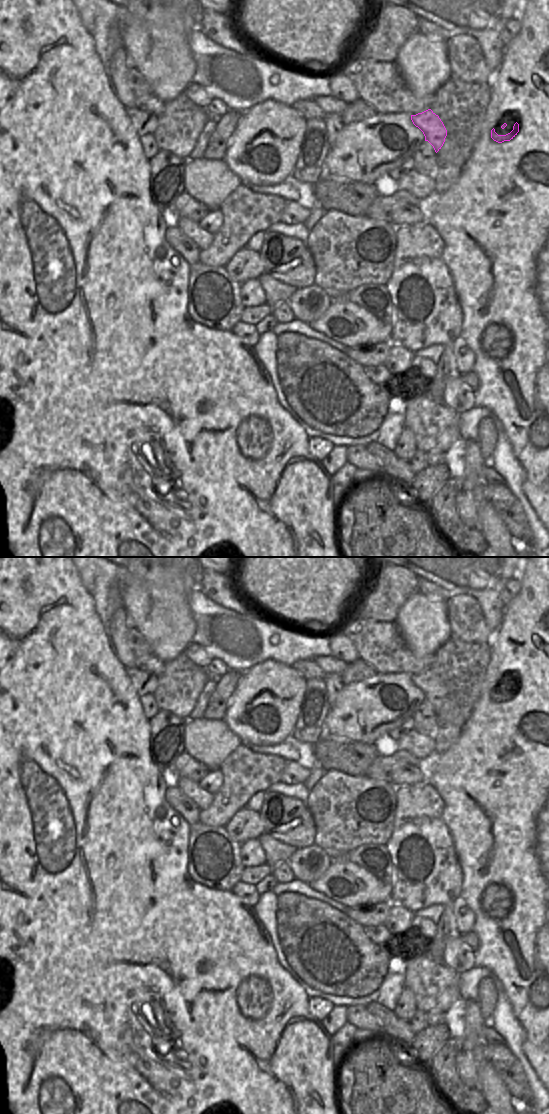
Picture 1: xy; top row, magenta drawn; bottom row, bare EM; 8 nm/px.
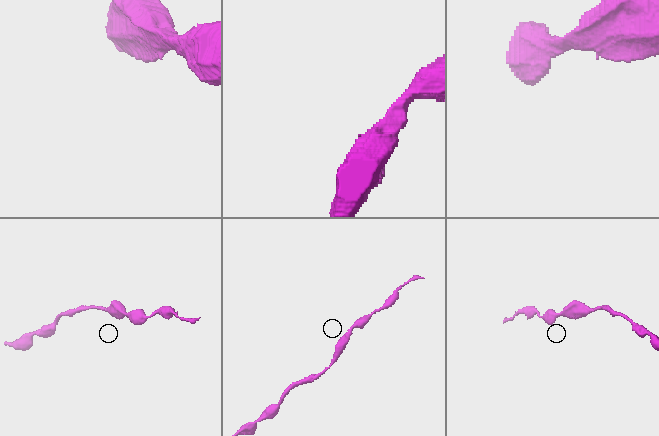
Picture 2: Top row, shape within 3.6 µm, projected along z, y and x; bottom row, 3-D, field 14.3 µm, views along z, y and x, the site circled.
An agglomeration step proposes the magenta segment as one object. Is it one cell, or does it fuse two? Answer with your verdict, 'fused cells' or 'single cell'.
single cell

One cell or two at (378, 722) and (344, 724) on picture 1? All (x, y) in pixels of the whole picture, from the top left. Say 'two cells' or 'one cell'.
one cell

